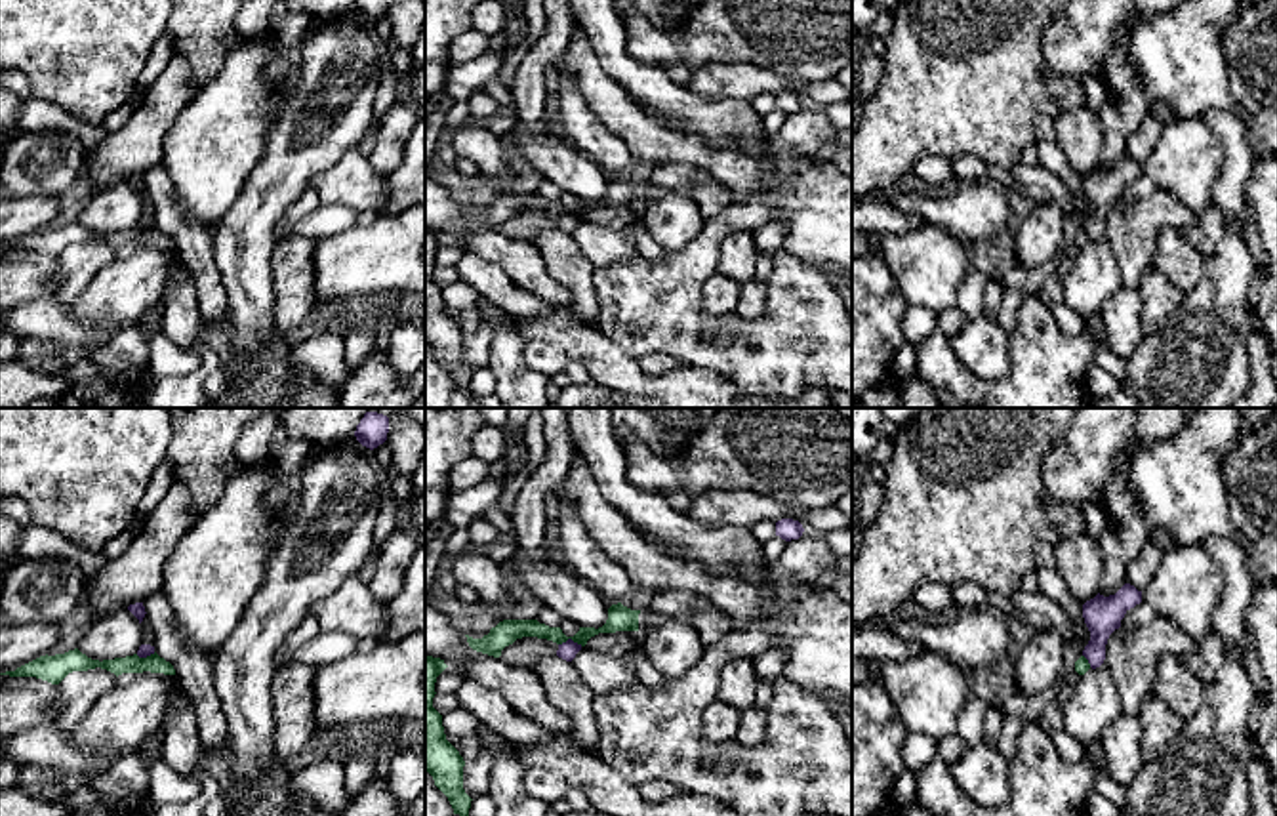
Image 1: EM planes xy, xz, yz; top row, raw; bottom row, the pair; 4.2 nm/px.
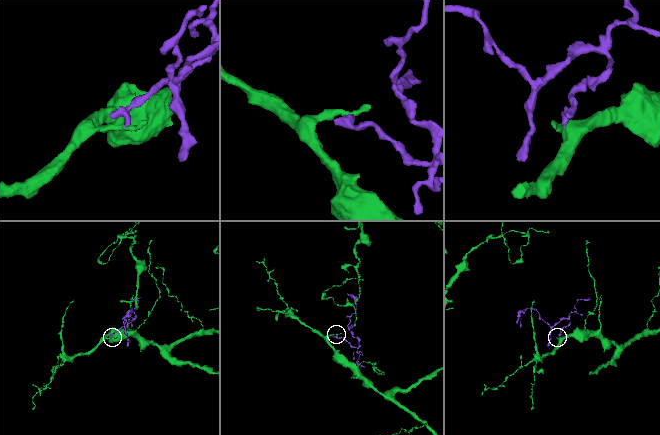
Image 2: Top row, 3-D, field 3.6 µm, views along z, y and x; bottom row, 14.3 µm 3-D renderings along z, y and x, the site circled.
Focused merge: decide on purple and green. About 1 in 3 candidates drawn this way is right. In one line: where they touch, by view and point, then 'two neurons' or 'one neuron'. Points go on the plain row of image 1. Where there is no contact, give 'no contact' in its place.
meets purple in xz at (570, 212); two neurons

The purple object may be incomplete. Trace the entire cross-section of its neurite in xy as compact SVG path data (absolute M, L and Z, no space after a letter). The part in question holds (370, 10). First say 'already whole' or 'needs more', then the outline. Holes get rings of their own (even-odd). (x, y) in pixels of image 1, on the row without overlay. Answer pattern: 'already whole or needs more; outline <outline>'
already whole; outline M356 0L356 13L374 23L387 13L389 0Z

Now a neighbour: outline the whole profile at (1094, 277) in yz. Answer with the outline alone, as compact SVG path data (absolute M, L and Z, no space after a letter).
M1102 236L1079 250L1064 278L1064 303L1084 320L1098 313L1121 286L1121 271L1105 236Z

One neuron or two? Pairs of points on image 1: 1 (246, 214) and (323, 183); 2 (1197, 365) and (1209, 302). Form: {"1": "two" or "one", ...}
{"1": "two", "2": "one"}

